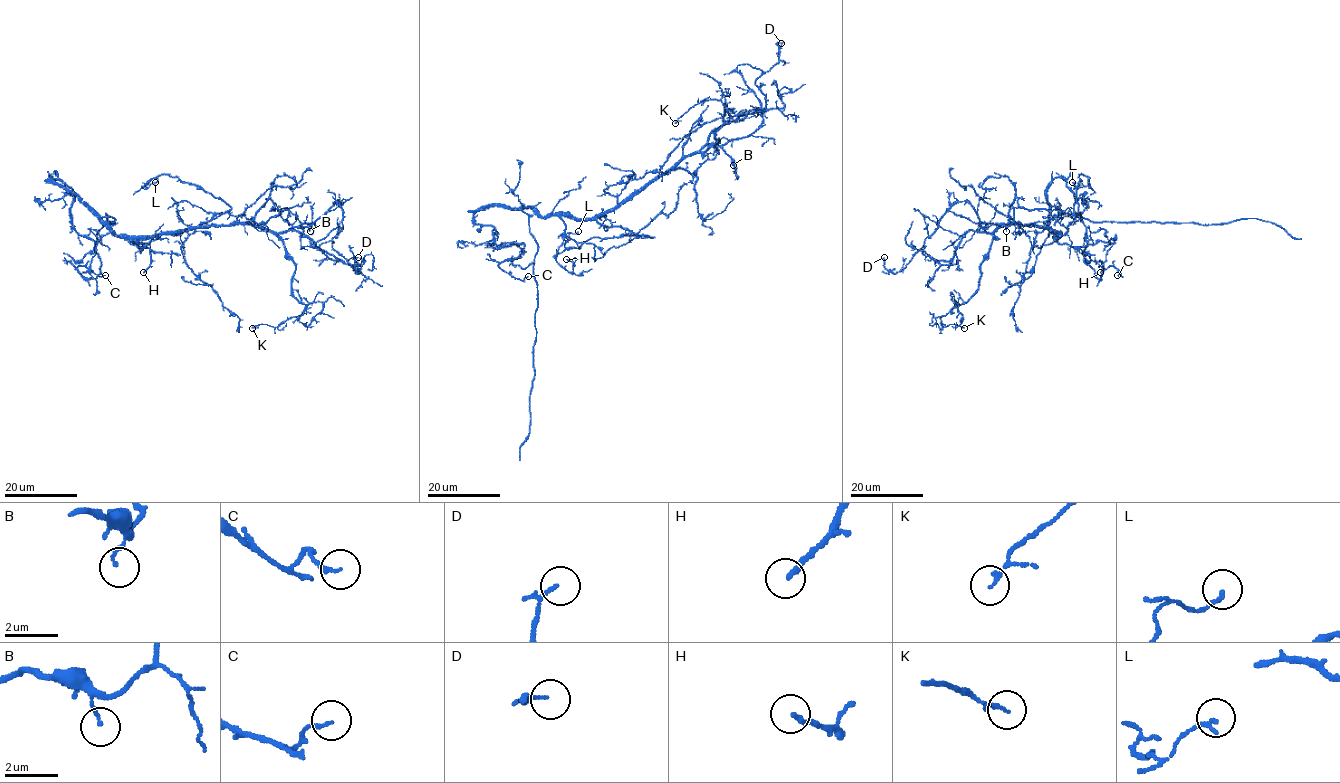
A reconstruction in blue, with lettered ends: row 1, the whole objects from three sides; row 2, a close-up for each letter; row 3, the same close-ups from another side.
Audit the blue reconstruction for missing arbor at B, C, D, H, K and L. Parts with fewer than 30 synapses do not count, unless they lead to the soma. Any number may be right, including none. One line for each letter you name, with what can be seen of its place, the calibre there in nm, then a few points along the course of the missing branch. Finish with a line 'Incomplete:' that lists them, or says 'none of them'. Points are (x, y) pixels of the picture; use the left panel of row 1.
Incomplete: none of them

